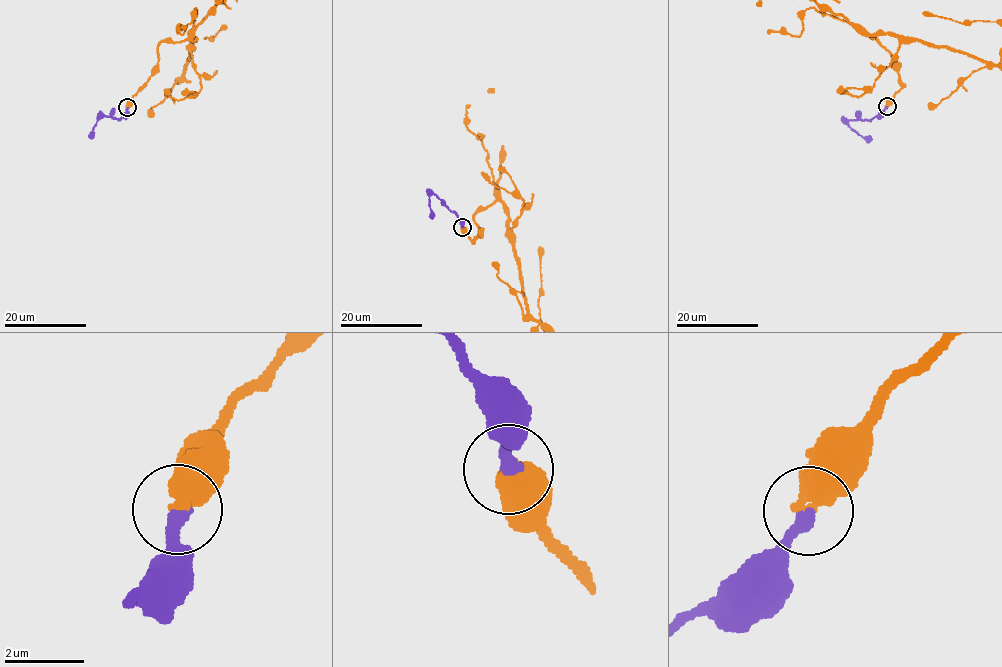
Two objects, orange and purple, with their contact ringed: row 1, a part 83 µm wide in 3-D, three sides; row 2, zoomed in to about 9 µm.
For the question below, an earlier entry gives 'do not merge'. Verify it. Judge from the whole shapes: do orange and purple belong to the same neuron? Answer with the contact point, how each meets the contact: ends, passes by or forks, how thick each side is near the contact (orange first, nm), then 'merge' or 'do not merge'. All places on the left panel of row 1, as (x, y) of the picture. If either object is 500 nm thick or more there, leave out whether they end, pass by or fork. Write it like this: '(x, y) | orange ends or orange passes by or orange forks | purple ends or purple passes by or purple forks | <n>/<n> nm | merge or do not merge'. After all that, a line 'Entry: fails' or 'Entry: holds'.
(127, 107) | 550/360 nm | merge
Entry: fails

